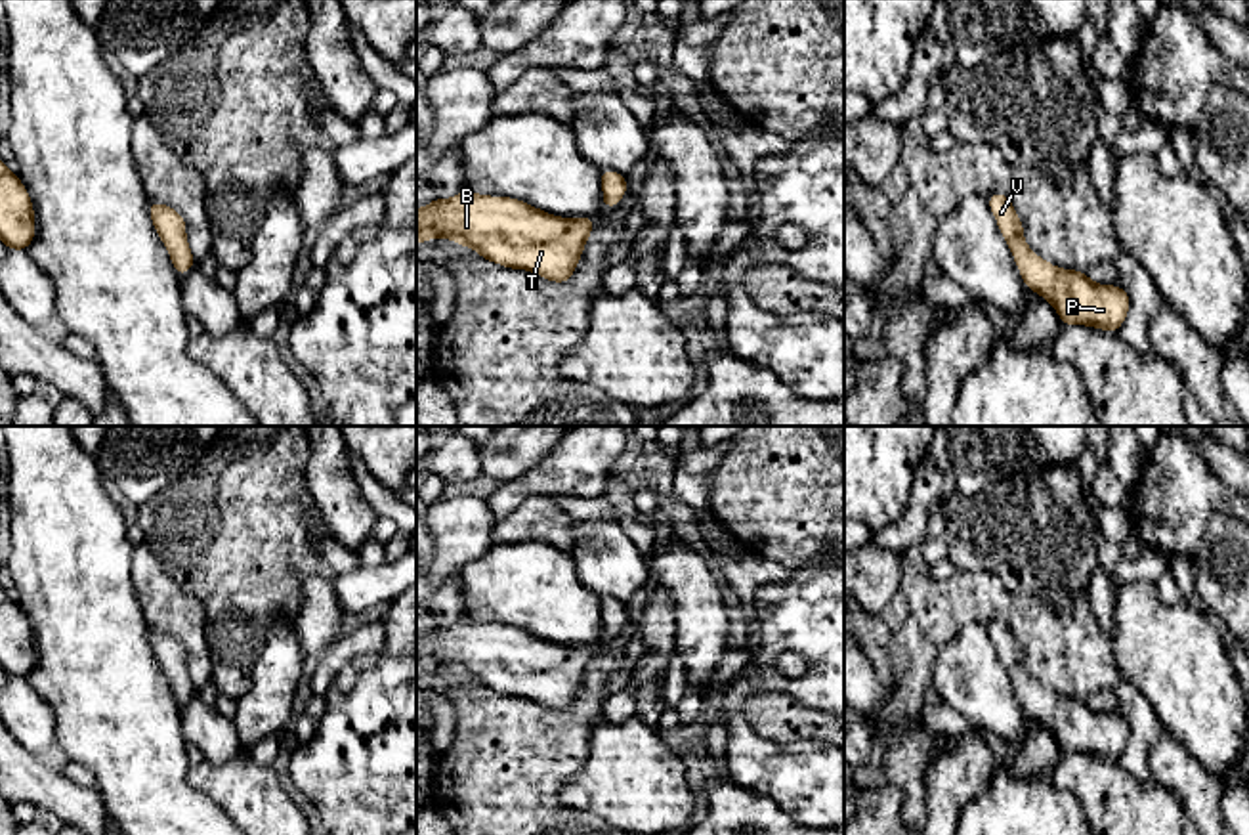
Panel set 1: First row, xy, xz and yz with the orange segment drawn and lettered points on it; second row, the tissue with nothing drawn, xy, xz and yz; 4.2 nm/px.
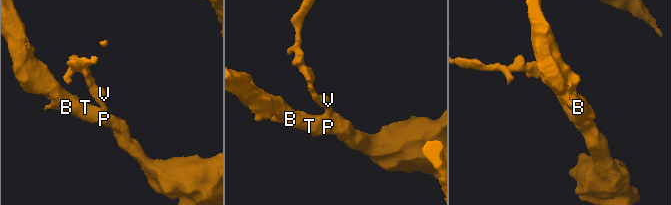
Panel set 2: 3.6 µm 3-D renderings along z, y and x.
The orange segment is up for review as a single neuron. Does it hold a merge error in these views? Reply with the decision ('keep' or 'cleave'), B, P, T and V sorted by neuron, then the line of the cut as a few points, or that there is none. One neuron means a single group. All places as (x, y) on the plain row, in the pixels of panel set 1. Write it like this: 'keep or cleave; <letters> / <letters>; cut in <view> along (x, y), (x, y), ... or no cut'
keep; B P T V; no cut

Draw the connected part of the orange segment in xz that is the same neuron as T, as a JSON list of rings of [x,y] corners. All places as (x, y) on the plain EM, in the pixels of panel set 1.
[[[470,617],[453,627],[434,625],[428,634],[416,636],[416,671],[434,665],[451,667],[474,676],[483,688],[510,697],[527,697],[552,711],[567,711],[573,705],[592,657],[592,644],[560,646],[512,625],[487,625]]]

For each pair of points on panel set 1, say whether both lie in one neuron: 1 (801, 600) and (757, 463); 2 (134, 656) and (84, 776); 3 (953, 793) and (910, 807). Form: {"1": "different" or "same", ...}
{"1": "different", "2": "different", "3": "different"}

